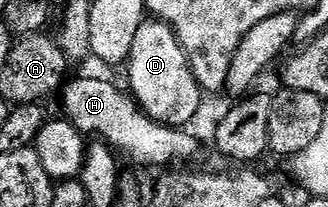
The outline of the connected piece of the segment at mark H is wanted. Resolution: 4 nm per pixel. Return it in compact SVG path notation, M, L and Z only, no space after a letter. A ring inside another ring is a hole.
M81 77L73 82L70 80L62 88L62 95L63 115L68 122L84 135L99 138L137 165L161 167L175 161L189 161L201 149L196 137L189 134L188 130L156 123L140 110L132 96L105 79Z

